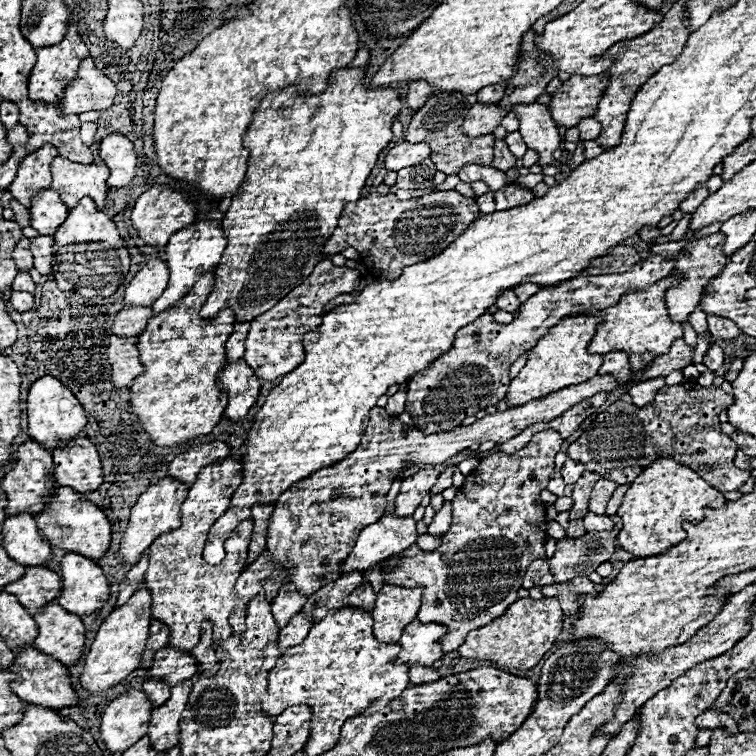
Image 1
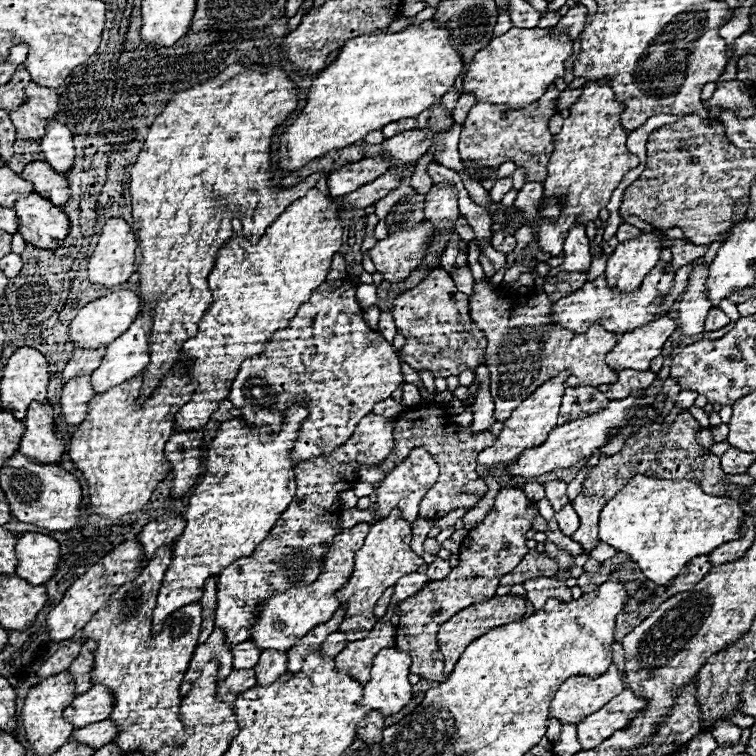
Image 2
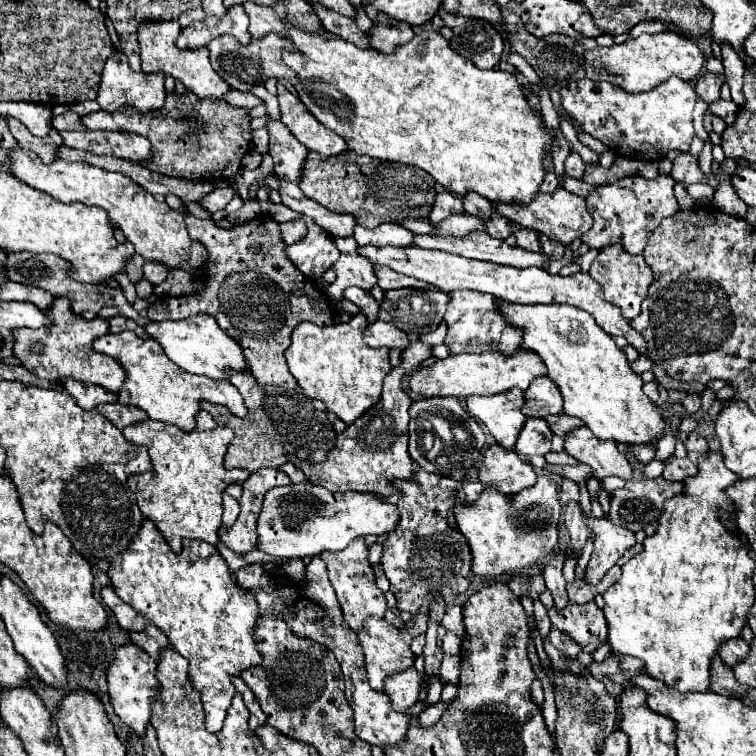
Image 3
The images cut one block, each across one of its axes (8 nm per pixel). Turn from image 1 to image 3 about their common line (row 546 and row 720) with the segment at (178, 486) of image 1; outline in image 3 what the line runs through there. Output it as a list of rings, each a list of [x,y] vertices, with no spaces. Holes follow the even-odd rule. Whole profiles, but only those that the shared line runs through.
[[[126,642],[116,650],[114,660],[106,670],[108,694],[110,694],[110,704],[114,712],[126,726],[130,726],[140,736],[144,734],[146,724],[150,722],[150,716],[152,716],[150,704],[154,700],[154,692],[156,692],[154,688],[158,686],[154,672],[156,672],[156,660],[150,658],[142,648],[134,646],[132,642]]]

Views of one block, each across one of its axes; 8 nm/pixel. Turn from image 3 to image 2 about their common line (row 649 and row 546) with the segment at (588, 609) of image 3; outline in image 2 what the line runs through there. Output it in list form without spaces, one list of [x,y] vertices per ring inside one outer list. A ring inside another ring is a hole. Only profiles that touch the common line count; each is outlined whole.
[[[646,406],[636,410],[638,418],[652,418],[654,424],[642,426],[624,442],[624,448],[614,456],[600,456],[594,470],[586,476],[586,482],[582,486],[582,492],[576,500],[572,500],[574,510],[580,516],[580,528],[572,534],[572,540],[578,542],[584,550],[594,550],[598,546],[598,520],[602,508],[628,484],[628,480],[636,474],[646,474],[652,478],[688,478],[692,470],[702,470],[704,474],[692,474],[696,482],[702,484],[702,490],[708,492],[710,486],[716,486],[722,482],[722,468],[718,464],[718,458],[710,454],[704,446],[696,444],[696,432],[700,430],[700,424],[690,416],[690,412],[680,412],[668,426],[662,426],[664,420],[658,418],[654,408]]]

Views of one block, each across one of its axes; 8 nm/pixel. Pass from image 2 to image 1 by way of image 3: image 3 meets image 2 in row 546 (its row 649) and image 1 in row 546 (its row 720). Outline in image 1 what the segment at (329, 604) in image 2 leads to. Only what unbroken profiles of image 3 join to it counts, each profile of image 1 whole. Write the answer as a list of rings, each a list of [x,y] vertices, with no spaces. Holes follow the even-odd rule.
[[[386,514],[382,516],[378,522],[366,526],[360,534],[358,534],[358,540],[350,552],[350,556],[344,560],[342,564],[342,572],[352,572],[352,570],[360,570],[364,572],[368,566],[372,564],[378,564],[390,556],[396,556],[400,552],[404,552],[408,546],[412,546],[416,542],[416,520],[412,516],[392,516],[392,514]]]

